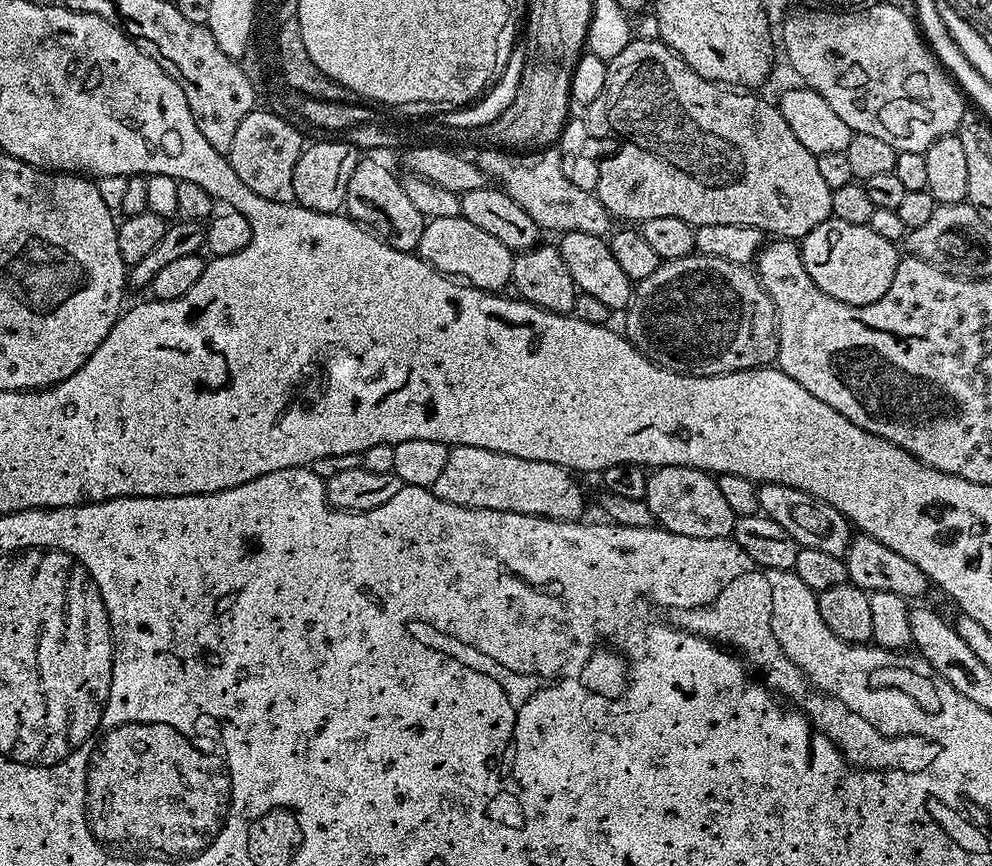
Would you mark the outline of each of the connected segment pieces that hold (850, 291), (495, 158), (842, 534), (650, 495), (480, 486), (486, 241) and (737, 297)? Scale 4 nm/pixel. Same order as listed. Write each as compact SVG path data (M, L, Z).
M829 218L803 236L799 246L806 274L810 274L813 282L830 294L830 298L838 298L838 302L854 306L878 302L878 298L890 290L896 277L897 245L882 238L882 234L874 234L867 224Z
M491 146L483 149L474 156L474 163L484 171L485 177L492 176L498 182L501 192L505 192L540 229L548 228L555 234L565 232L581 232L582 234L594 234L607 237L614 224L613 217L602 206L602 202L595 192L578 190L570 178L562 170L560 153L555 147L549 146L539 150L528 150L523 154L517 154L512 150L497 150Z
M761 483L757 496L760 512L769 516L774 522L778 522L778 526L782 526L782 530L786 530L786 534L790 534L790 538L794 538L794 542L800 548L820 550L825 554L839 557L847 553L854 530L844 515L834 510L834 506L785 484Z
M666 466L648 476L643 502L649 507L655 523L668 532L686 534L686 538L729 539L737 516L718 490L715 479L701 468Z
M455 445L446 458L446 466L438 480L430 489L442 502L450 502L454 506L481 508L482 510L502 510L514 514L530 514L545 516L551 520L579 521L584 512L584 496L576 485L577 477L571 471L554 462L534 462L526 458L514 458L510 454L498 454L494 450L482 450L478 446Z
M465 216L429 219L422 230L416 252L431 268L438 269L449 278L459 278L463 283L481 288L484 292L499 293L509 287L512 279L512 249L502 246L498 238L474 226L474 222Z
M693 254L685 260L666 260L660 263L658 270L650 274L650 278L639 281L632 290L632 302L628 305L624 316L623 335L627 336L633 346L650 362L658 367L671 372L683 372L686 376L721 376L731 372L741 372L747 368L767 368L776 359L776 351L780 345L780 339L776 333L776 307L766 294L766 290L760 284L759 275L751 267L742 264L722 262L718 258Z

